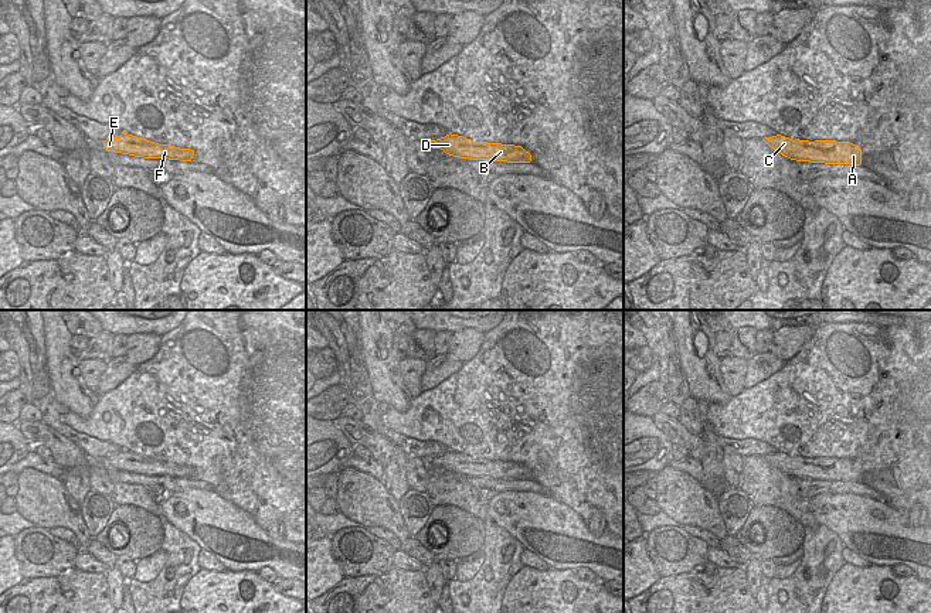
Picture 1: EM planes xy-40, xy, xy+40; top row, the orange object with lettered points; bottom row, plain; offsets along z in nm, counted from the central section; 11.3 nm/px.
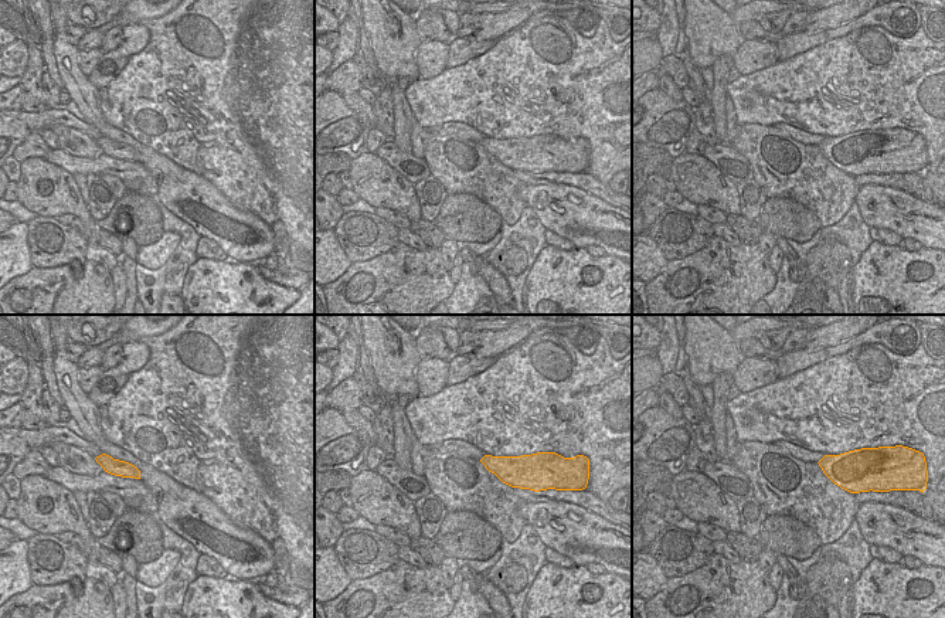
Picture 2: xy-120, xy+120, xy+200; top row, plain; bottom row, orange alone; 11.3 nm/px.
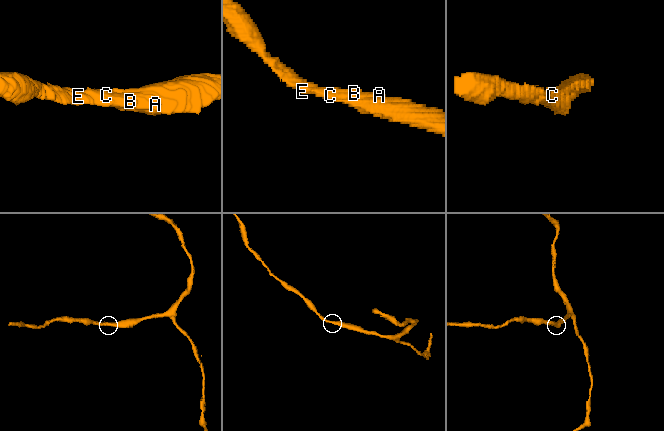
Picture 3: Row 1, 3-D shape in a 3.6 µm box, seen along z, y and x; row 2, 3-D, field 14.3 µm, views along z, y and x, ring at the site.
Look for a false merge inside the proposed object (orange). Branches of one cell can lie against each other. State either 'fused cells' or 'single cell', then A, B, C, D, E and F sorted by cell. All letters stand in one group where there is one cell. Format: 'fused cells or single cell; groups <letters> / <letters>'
single cell; groups A B C D E F

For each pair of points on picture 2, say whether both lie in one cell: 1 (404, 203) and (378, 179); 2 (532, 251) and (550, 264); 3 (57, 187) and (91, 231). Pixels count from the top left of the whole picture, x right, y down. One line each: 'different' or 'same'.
1: same
2: different
3: same

